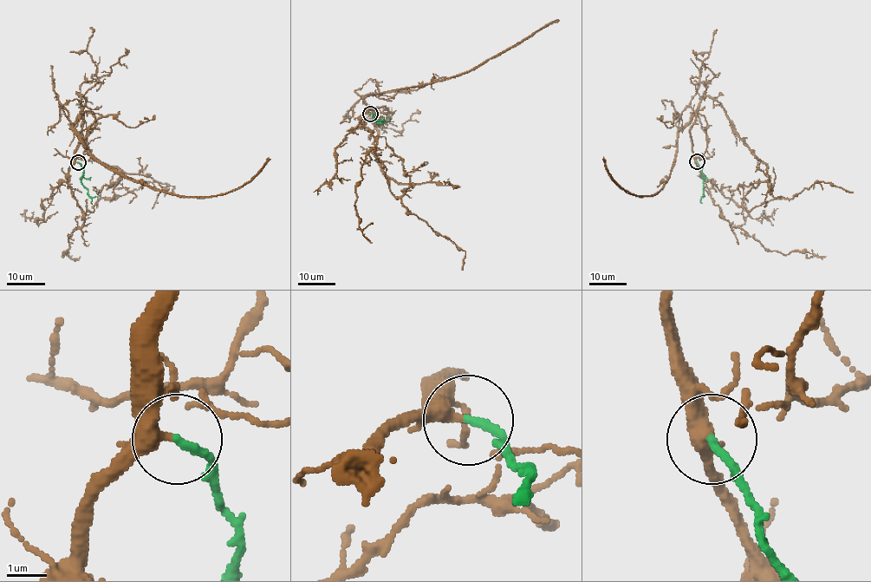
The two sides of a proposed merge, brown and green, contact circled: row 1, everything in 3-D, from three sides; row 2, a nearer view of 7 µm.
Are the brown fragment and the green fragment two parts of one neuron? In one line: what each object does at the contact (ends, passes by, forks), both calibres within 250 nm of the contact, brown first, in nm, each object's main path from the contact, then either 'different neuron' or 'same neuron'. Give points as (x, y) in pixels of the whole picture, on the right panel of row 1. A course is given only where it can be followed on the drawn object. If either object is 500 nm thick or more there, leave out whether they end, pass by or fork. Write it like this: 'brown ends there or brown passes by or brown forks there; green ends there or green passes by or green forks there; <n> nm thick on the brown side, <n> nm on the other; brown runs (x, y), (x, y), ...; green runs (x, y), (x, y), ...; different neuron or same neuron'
brown forks there; green ends there; 280 nm thick on the brown side, 200 nm on the other; brown runs (696, 161), (690, 129), (698, 104), (709, 96), (766, 166), (774, 197), (790, 199), (818, 181), (853, 192); green runs (696, 161), (704, 175), (705, 196), (701, 197); same neuron

